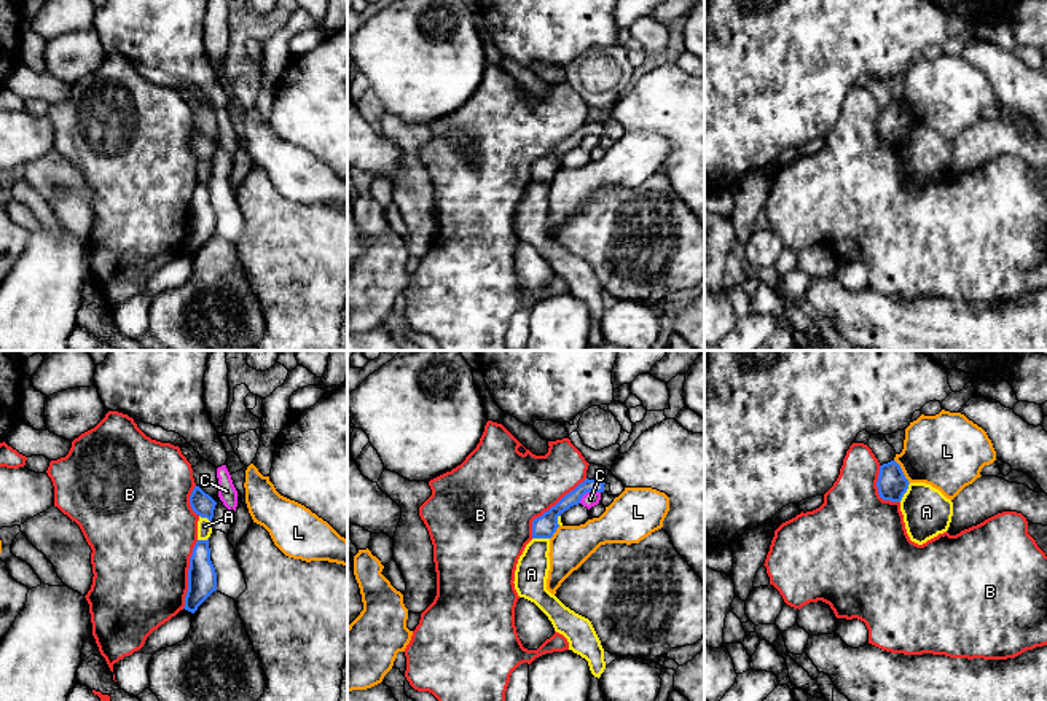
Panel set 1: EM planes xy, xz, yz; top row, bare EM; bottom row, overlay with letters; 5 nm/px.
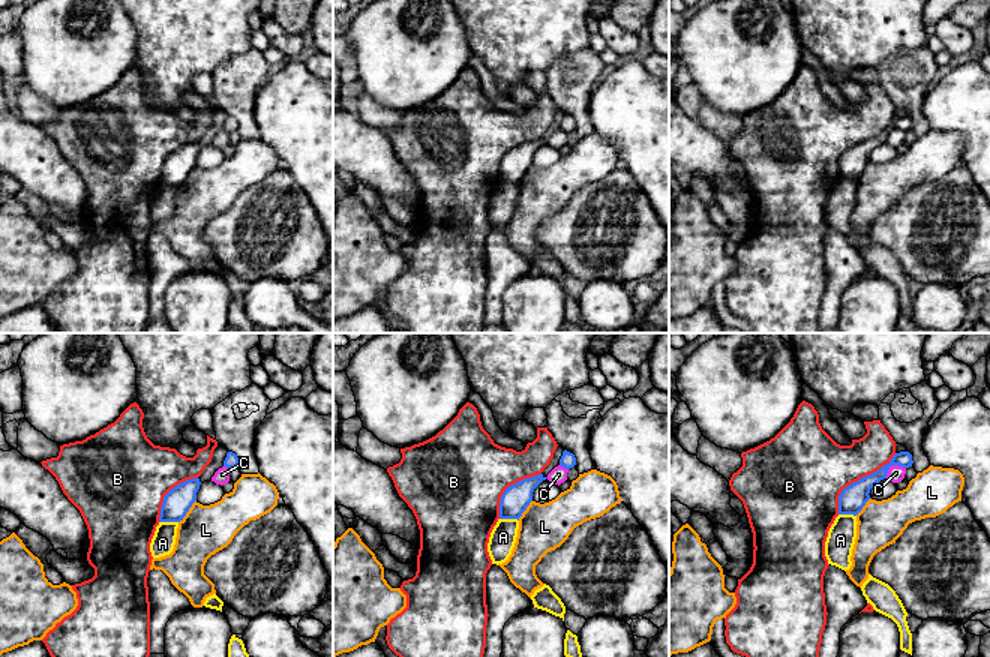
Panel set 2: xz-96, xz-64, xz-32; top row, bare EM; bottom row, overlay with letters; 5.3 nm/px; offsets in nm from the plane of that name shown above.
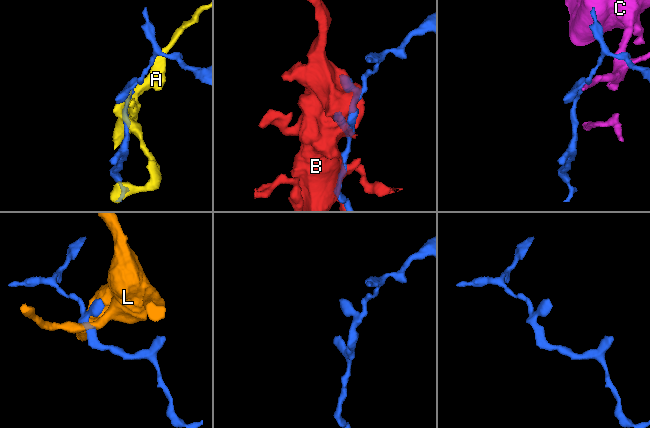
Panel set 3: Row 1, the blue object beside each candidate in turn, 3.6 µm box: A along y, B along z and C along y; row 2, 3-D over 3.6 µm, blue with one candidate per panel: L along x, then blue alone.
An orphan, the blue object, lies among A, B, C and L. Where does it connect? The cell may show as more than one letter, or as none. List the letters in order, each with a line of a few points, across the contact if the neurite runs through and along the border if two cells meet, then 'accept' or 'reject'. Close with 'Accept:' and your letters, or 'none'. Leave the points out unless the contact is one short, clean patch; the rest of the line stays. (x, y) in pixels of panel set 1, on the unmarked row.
A: reject
B: accept
C: xz (599, 134), (588, 134), (579, 145) | reject
L: yz (894, 102), (909, 126) | reject
Accept: B

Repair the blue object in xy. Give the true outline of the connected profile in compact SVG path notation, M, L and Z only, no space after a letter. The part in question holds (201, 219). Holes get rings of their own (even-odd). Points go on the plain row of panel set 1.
M209 182L198 183L190 201L188 234L183 252L194 257L214 234L217 234L217 215L210 204Z

